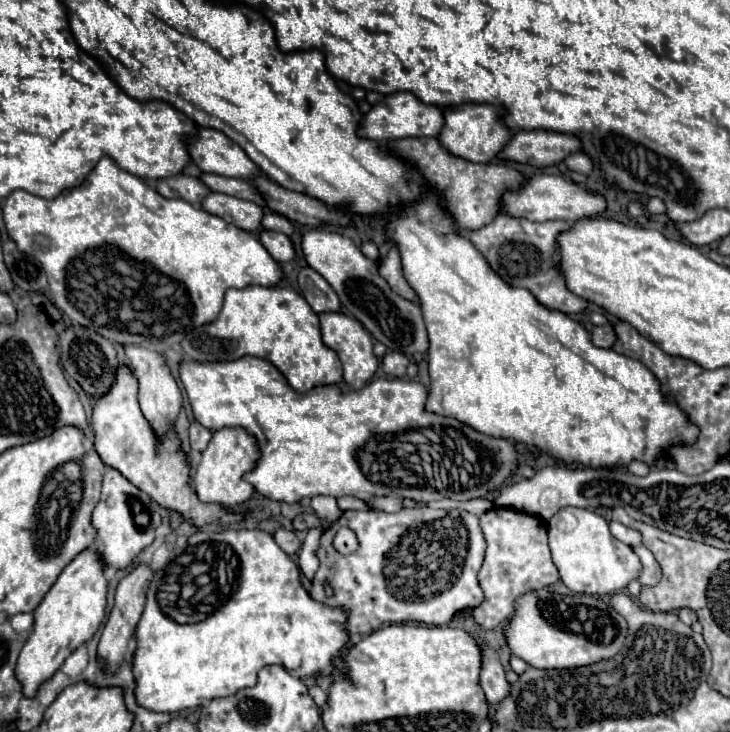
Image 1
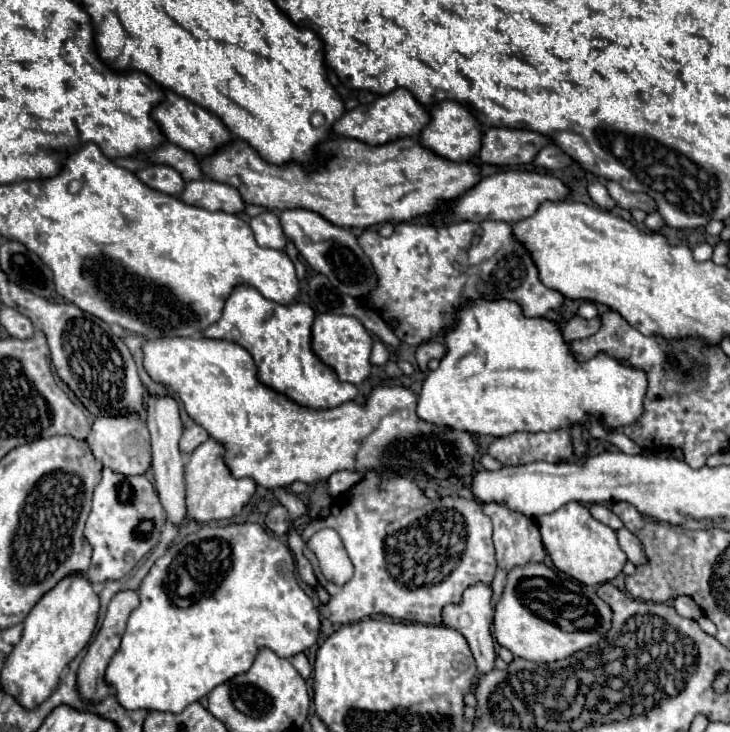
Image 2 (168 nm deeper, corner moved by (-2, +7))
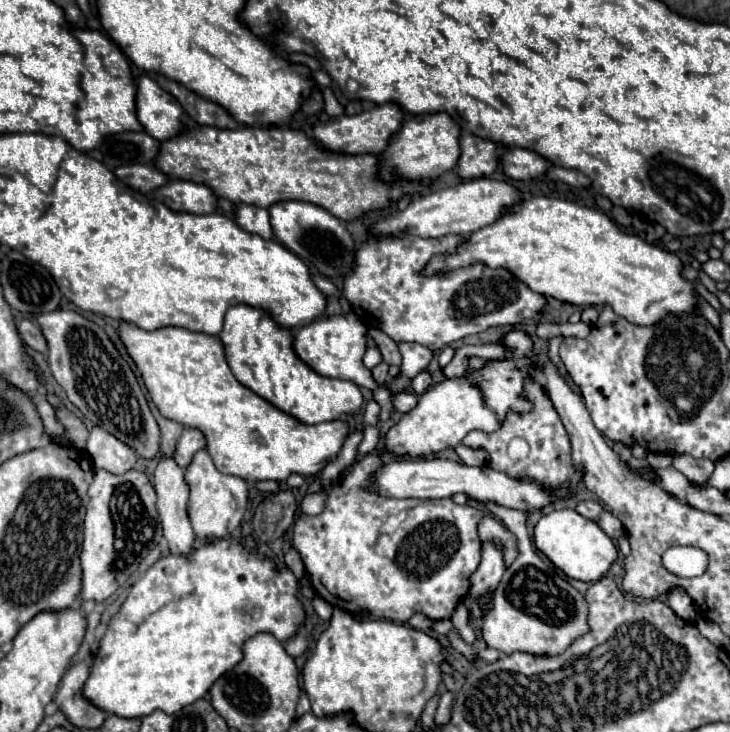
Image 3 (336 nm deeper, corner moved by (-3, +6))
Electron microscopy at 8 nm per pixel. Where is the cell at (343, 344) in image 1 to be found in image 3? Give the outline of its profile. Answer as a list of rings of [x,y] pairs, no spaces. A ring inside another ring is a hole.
[[[335,315],[329,319],[317,319],[305,327],[301,327],[299,331],[293,331],[293,351],[297,353],[297,357],[315,373],[323,375],[323,377],[337,377],[337,379],[347,379],[357,383],[359,387],[367,387],[371,391],[375,391],[380,387],[385,387],[392,394],[406,391],[411,385],[411,379],[407,377],[398,377],[389,379],[383,385],[377,385],[375,379],[371,377],[371,371],[367,367],[363,367],[363,353],[365,353],[365,339],[367,339],[367,327],[353,315]]]

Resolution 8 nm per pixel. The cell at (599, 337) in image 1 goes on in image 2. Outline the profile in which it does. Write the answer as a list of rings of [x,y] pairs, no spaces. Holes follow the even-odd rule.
[[[576,316],[576,318],[572,318],[572,320],[566,324],[566,328],[564,328],[564,338],[570,340],[570,342],[582,340],[582,338],[590,338],[590,336],[594,336],[594,334],[600,330],[600,326],[602,326],[602,320],[600,320],[598,316],[592,318],[592,320],[586,320],[586,318]]]

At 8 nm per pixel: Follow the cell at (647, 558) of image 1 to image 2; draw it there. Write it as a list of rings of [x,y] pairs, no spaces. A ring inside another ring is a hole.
[[[622,528],[622,530],[618,530],[616,534],[618,534],[620,548],[626,552],[626,556],[628,556],[628,560],[630,560],[632,564],[642,566],[642,564],[648,562],[648,556],[646,556],[646,552],[642,550],[642,542],[640,542],[630,530]]]

